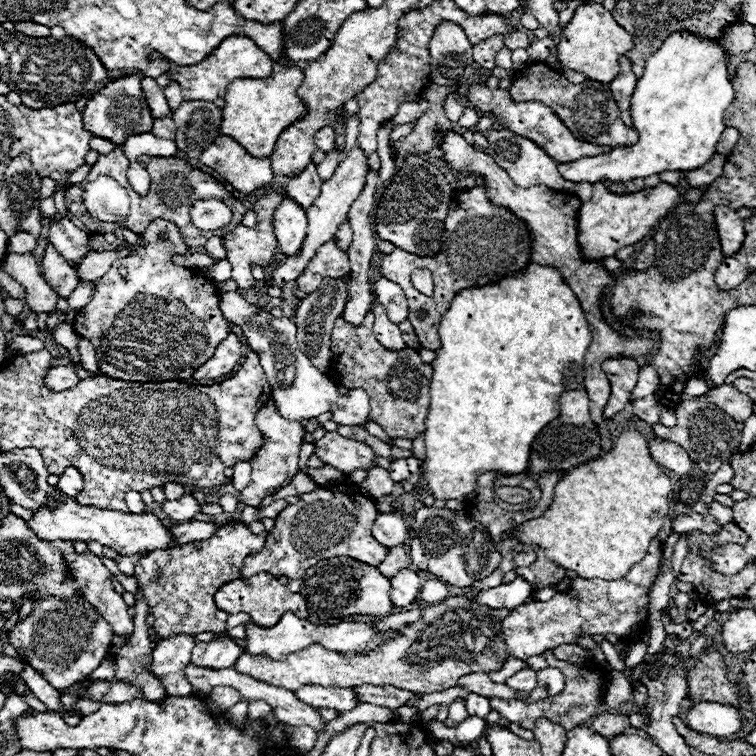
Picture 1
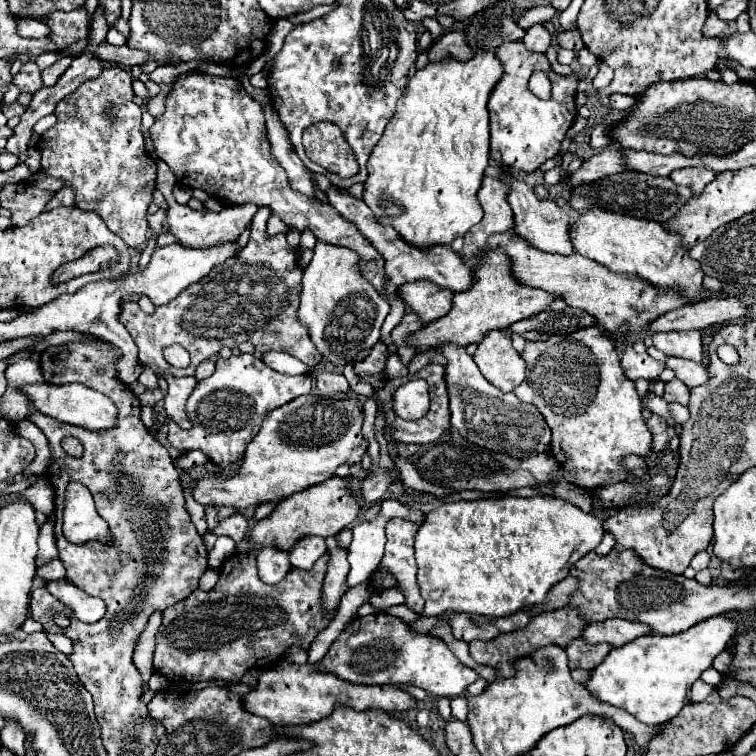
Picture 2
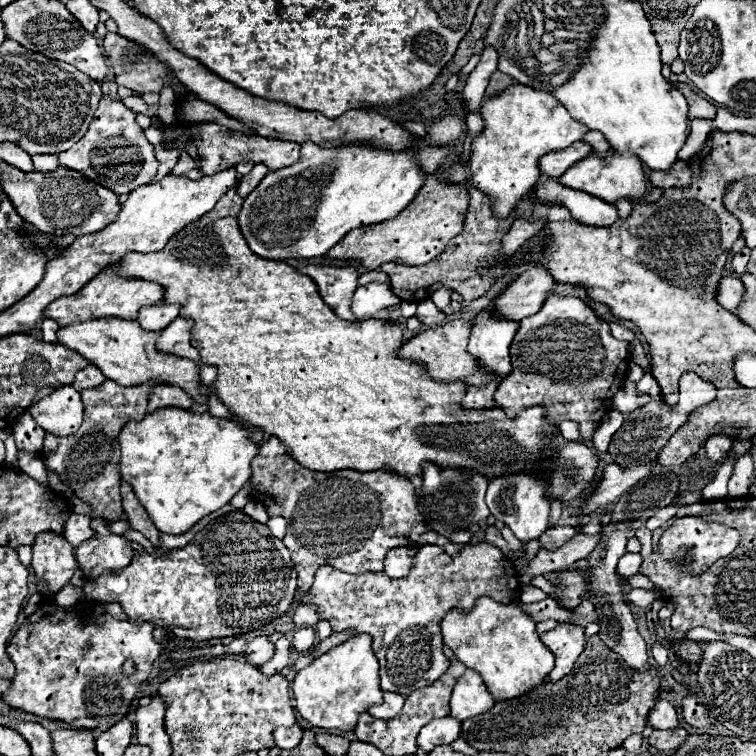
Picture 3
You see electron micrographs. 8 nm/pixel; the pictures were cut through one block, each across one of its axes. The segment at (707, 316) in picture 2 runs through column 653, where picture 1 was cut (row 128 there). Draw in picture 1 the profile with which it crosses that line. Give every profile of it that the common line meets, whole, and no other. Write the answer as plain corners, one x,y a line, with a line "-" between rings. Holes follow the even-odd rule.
326,126
322,130
318,130
318,134
314,136
316,138
316,146
322,150
322,152
330,152
334,148
334,138
336,138
336,132

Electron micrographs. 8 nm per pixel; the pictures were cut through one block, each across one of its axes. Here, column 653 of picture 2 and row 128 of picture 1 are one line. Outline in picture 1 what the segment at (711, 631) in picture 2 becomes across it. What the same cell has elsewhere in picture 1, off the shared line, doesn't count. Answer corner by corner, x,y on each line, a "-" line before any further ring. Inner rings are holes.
724,28
718,42
700,40
688,30
670,34
662,48
646,62
644,74
632,94
632,122
640,134
638,146
618,146
604,156
582,158
558,164
558,174
570,182
632,180
660,174
664,170
696,170
714,154
726,128
724,110
734,100
730,82
728,54
720,40
730,28

